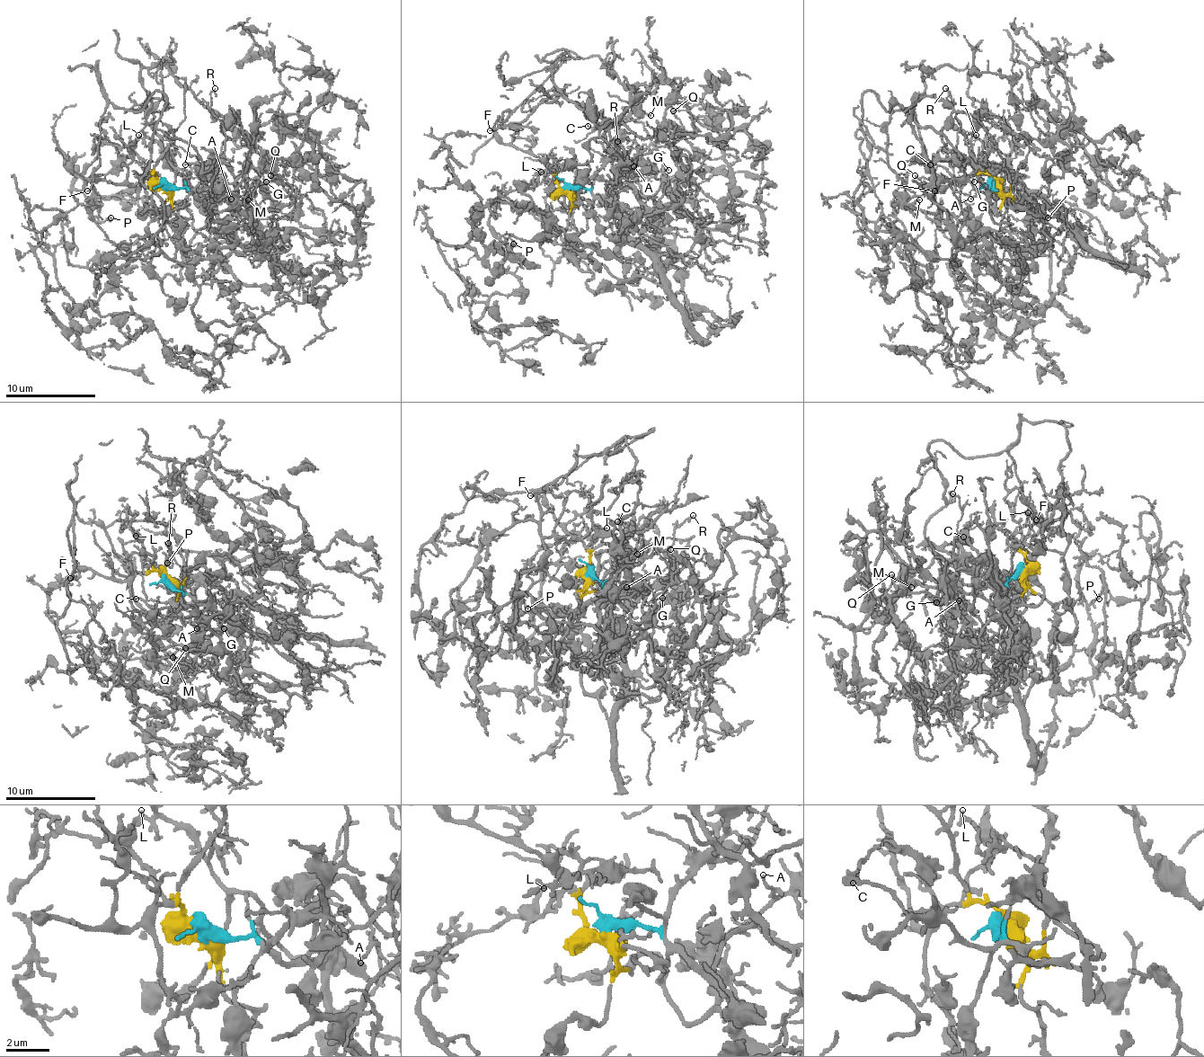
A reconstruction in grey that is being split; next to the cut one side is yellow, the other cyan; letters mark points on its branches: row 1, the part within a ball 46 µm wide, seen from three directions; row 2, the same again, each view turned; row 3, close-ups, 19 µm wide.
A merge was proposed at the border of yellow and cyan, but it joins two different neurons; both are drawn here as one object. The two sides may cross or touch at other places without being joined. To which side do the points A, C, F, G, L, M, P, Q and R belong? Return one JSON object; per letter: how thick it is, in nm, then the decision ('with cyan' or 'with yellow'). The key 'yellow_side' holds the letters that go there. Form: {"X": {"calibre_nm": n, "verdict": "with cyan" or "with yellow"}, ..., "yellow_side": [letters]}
{"A": {"calibre_nm": 80, "verdict": "with cyan"}, "C": {"calibre_nm": 140, "verdict": "with cyan"}, "F": {"calibre_nm": 110, "verdict": "with yellow"}, "G": {"calibre_nm": 110, "verdict": "with cyan"}, "L": {"calibre_nm": 200, "verdict": "with yellow"}, "M": {"calibre_nm": 130, "verdict": "with cyan"}, "P": {"calibre_nm": 140, "verdict": "with yellow"}, "Q": {"calibre_nm": 150, "verdict": "with cyan"}, "R": {"calibre_nm": 150, "verdict": "with cyan"}, "yellow_side": ["F", "L", "P"]}

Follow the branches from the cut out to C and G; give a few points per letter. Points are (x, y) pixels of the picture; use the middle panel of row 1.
C: (565, 190), (590, 188), (595, 183), (595, 174), (617, 147), (615, 128), (588, 125)
G: (565, 190), (588, 188), (610, 206), (615, 197), (641, 174), (655, 173), (659, 168), (668, 170)

